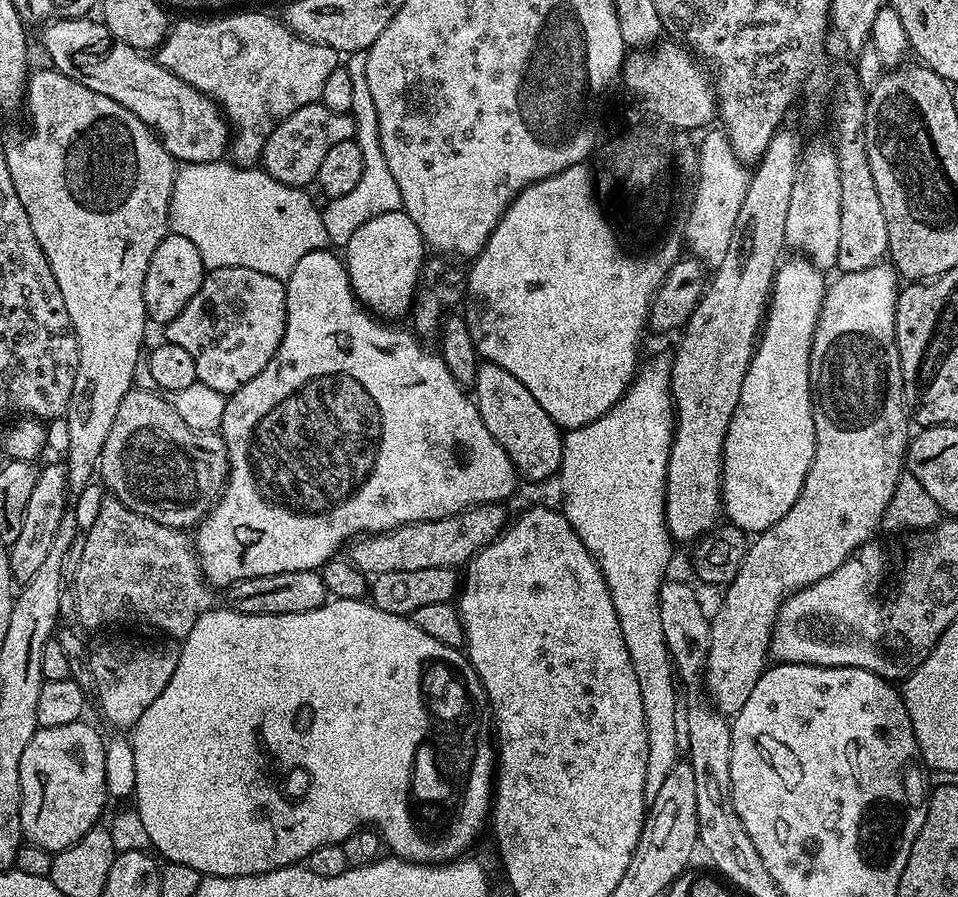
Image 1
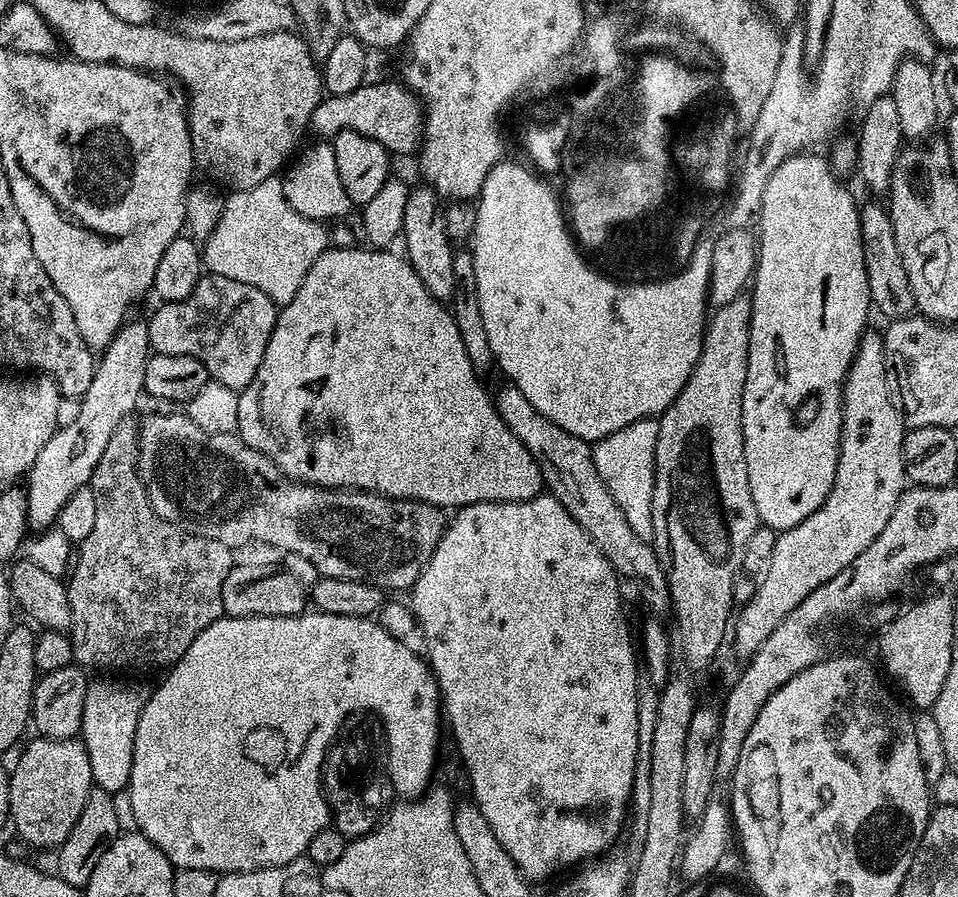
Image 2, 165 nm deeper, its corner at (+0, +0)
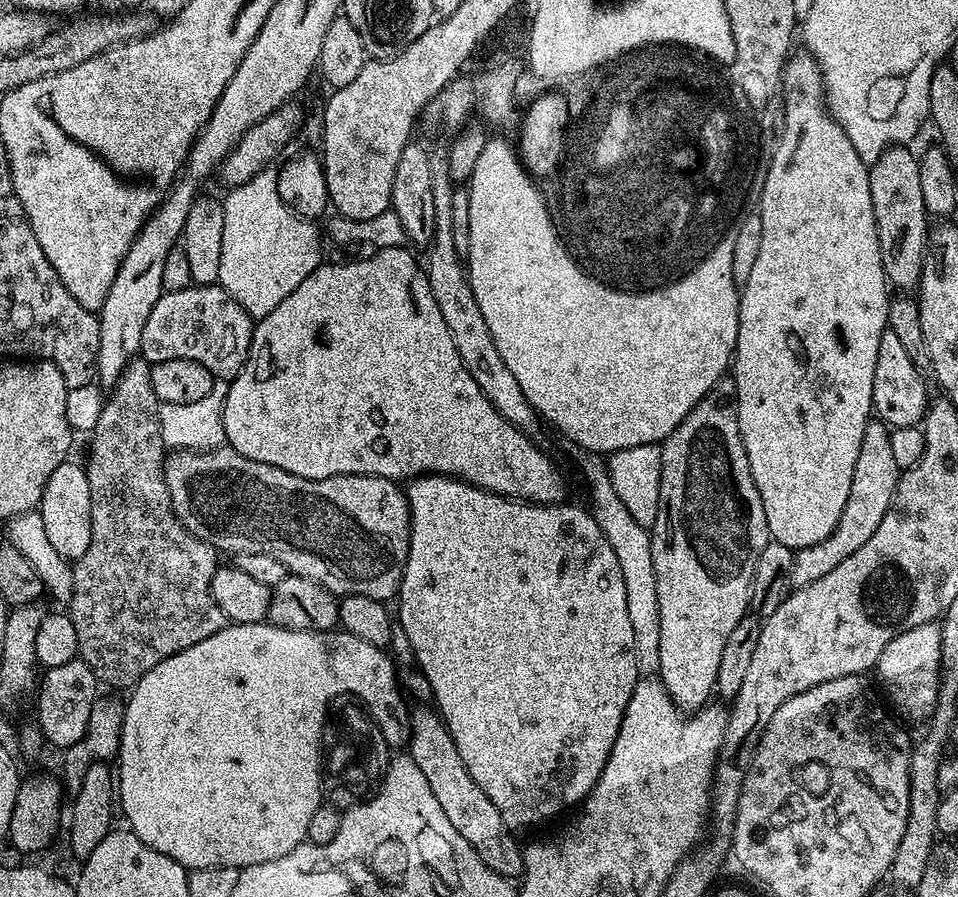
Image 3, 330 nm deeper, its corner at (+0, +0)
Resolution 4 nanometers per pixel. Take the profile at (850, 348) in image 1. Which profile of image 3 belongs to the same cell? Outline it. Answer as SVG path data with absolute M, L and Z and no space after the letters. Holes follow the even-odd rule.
M869 422L866 434L862 438L862 446L858 454L858 462L852 466L852 481L850 482L850 498L846 502L846 510L842 510L842 518L838 526L822 542L809 548L799 549L795 553L796 561L792 571L793 589L805 588L810 582L818 582L838 562L846 562L854 550L862 550L866 542L878 530L882 518L886 518L886 510L892 508L892 499L896 493L896 484L899 482L902 470L894 462L894 453L890 446L890 431L883 423Z

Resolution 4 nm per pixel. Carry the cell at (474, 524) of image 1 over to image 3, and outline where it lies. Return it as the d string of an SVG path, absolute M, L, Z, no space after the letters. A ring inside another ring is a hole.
M227 446L207 448L205 452L173 451L164 461L164 477L166 478L166 490L170 490L170 502L174 506L174 514L182 522L182 526L186 526L186 530L190 530L190 534L211 544L221 553L270 554L270 558L278 558L278 562L282 562L282 566L286 566L291 575L310 578L322 587L329 588L340 598L365 596L388 602L391 601L391 596L393 599L399 593L410 546L412 515L408 509L408 497L405 489L397 481L387 480L381 476L321 476L319 480L311 480L310 477L299 471L270 466L257 457L243 456L238 454L238 450Z

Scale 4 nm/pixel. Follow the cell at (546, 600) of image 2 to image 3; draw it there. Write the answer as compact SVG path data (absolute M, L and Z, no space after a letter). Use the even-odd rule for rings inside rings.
M435 474L415 477L407 485L406 495L408 497L408 509L412 515L412 525L410 526L408 557L406 558L406 566L404 567L398 593L398 601L400 600L399 631L400 628L404 631L404 636L408 639L408 644L412 647L412 652L416 655L416 660L420 663L420 668L424 671L429 686L432 687L432 696L436 699L436 704L434 703L435 711L440 713L444 725L450 730L450 734L454 738L454 746L458 746L458 754L462 754L462 762L466 762L466 770L470 770L470 778L474 778L474 782L478 782L478 786L482 786L482 790L486 790L486 798L490 798L490 802L494 802L494 806L498 806L498 814L502 814L502 822L506 822L508 828L513 830L532 828L535 824L550 819L559 810L560 804L579 805L587 796L588 791L595 786L606 766L606 758L610 758L610 750L618 738L618 730L622 726L622 718L626 714L630 694L634 694L634 686L638 679L636 651L634 650L634 629L630 626L630 613L626 611L626 586L622 582L622 570L618 567L618 558L614 558L614 550L610 550L610 542L606 542L598 522L592 517L591 511L587 507L575 508L574 505L568 504L569 502L534 504L510 500L506 496L496 496L492 492L475 488L473 484L467 484L465 480L457 480L454 476L438 476Z

